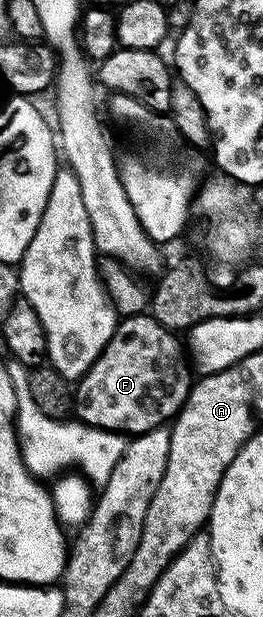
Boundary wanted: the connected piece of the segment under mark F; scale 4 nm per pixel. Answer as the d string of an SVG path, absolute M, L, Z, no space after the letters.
M142 313L122 318L103 353L87 369L87 373L75 383L75 415L89 427L104 431L142 435L156 427L168 424L187 401L195 382L186 348L176 334L165 327L152 314Z

